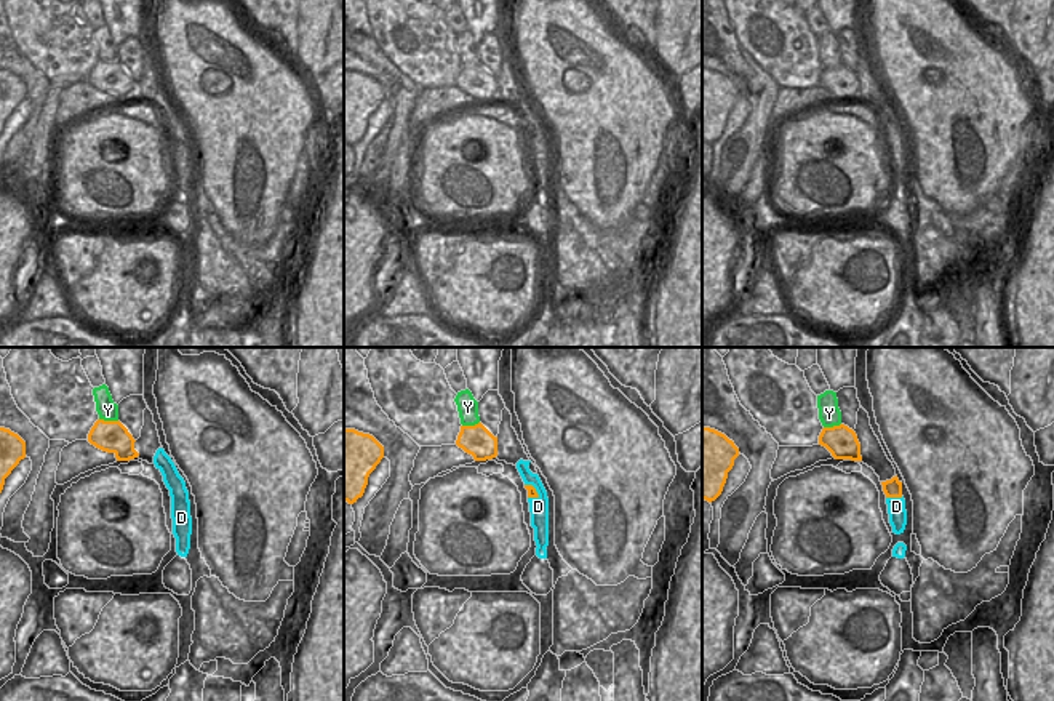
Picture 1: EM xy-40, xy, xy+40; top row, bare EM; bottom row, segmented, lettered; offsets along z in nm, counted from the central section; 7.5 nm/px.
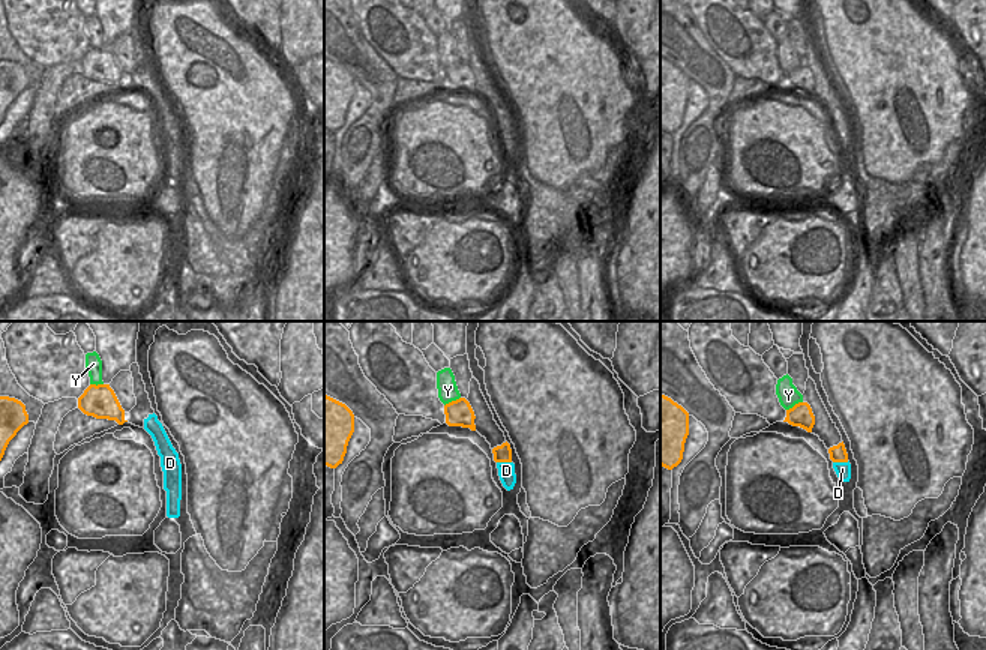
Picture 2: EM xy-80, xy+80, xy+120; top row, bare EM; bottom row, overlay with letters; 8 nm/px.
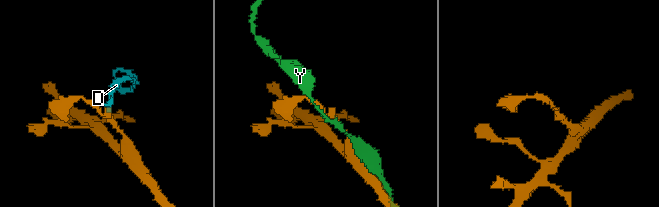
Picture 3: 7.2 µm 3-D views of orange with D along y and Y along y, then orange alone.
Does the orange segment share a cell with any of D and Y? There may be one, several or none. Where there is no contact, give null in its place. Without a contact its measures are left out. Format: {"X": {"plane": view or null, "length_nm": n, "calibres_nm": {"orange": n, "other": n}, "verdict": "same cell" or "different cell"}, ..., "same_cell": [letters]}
{"D": {"plane": "xy+40", "length_nm": 130, "calibres_nm": {"orange": 140, "other": 140}, "verdict": "different cell"}, "Y": {"plane": "xy-40", "length_nm": 150, "calibres_nm": {"orange": 240, "other": 150}, "verdict": "different cell"}, "same_cell": []}

